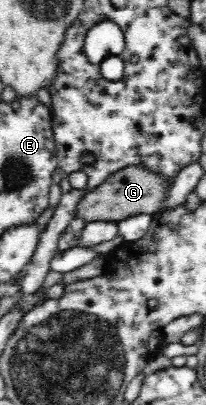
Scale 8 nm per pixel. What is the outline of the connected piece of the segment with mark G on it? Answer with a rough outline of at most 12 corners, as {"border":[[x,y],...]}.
{"border":[[128,166],[86,192],[84,223],[157,214],[167,181]]}

